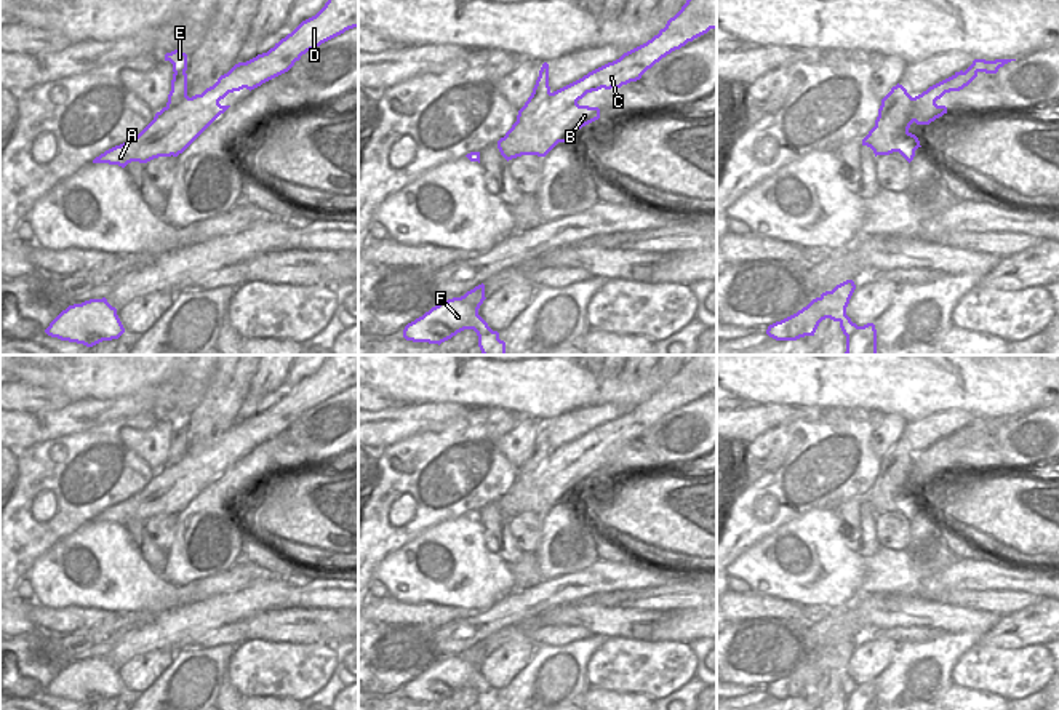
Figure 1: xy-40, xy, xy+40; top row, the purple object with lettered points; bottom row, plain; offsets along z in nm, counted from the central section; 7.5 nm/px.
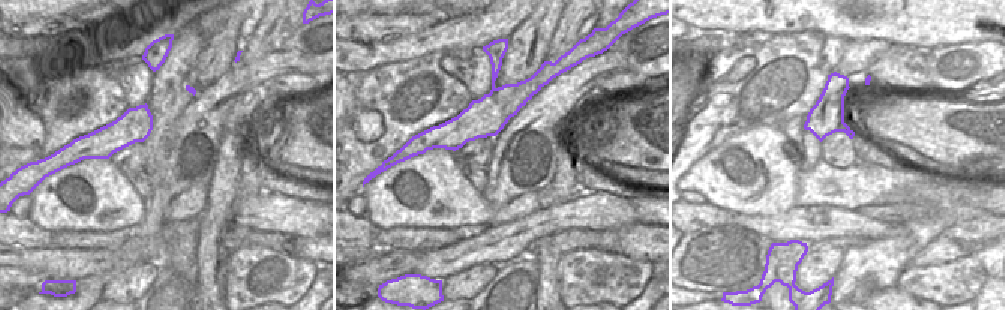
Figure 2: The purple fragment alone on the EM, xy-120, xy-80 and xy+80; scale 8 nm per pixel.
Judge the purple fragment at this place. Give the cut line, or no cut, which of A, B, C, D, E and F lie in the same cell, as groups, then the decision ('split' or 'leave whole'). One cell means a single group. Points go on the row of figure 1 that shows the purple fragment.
cut xy+40 (912, 98), (901, 127), (875, 125); groups A B C D / E F; split

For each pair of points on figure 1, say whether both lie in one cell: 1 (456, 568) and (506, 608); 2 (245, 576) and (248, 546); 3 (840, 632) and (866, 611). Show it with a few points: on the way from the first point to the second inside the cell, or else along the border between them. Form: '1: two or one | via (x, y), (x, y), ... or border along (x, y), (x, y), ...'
1: two | border along (525, 590), (511, 590), (488, 610)
2: two | border along (247, 560), (282, 574)
3: one | via (847, 626), (859, 618)

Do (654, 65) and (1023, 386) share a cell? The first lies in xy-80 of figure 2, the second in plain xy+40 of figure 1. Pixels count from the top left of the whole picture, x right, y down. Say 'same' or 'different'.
different

